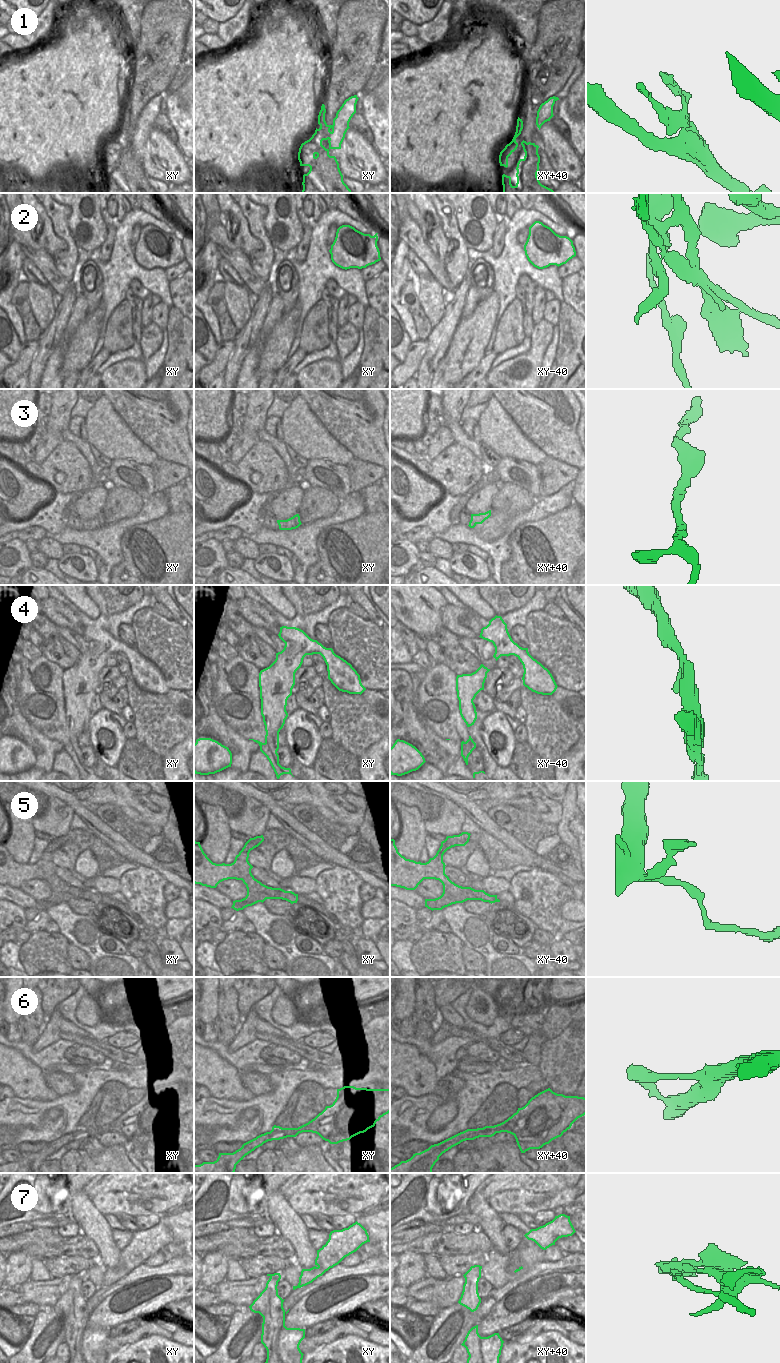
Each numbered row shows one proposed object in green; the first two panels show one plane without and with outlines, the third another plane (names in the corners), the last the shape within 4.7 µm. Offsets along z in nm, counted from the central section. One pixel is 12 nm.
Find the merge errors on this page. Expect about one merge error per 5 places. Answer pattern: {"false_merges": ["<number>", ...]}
{"false_merges": ["2", "5", "7"]}

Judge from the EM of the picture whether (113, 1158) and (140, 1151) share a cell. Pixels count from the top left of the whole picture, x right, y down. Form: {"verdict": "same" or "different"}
{"verdict": "different"}

